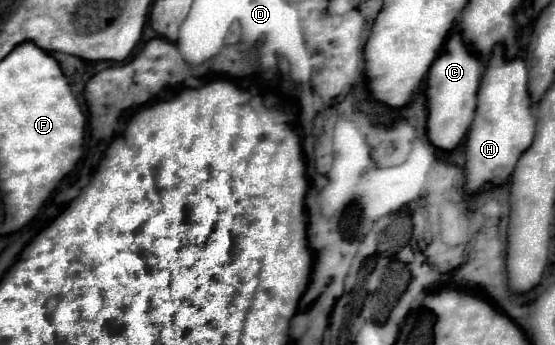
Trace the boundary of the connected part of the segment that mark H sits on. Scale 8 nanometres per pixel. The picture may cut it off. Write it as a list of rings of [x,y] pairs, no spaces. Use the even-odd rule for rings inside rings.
[[[496,46],[482,76],[476,116],[466,136],[464,192],[476,194],[484,188],[484,184],[494,184],[494,186],[506,184],[510,172],[518,162],[518,156],[522,156],[522,152],[530,148],[534,136],[534,108],[526,92],[526,84],[528,84],[528,70],[524,60],[516,58],[512,62],[506,62],[504,48]]]

